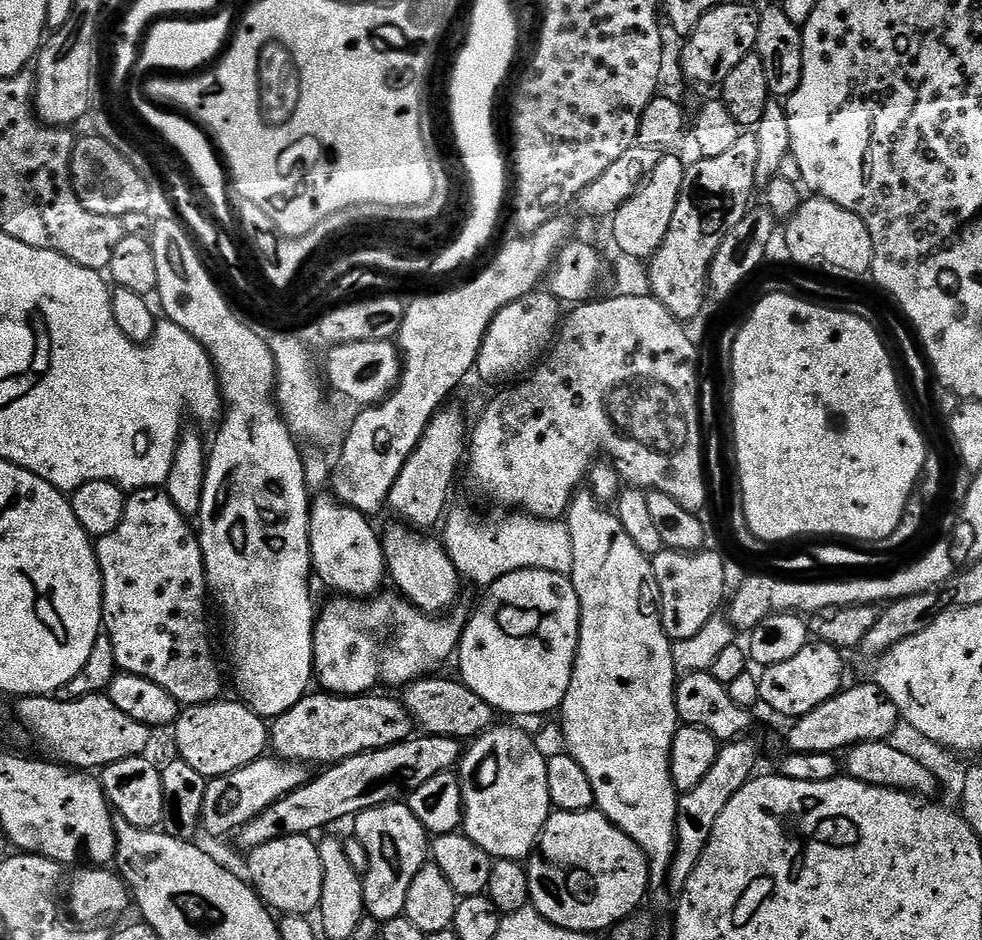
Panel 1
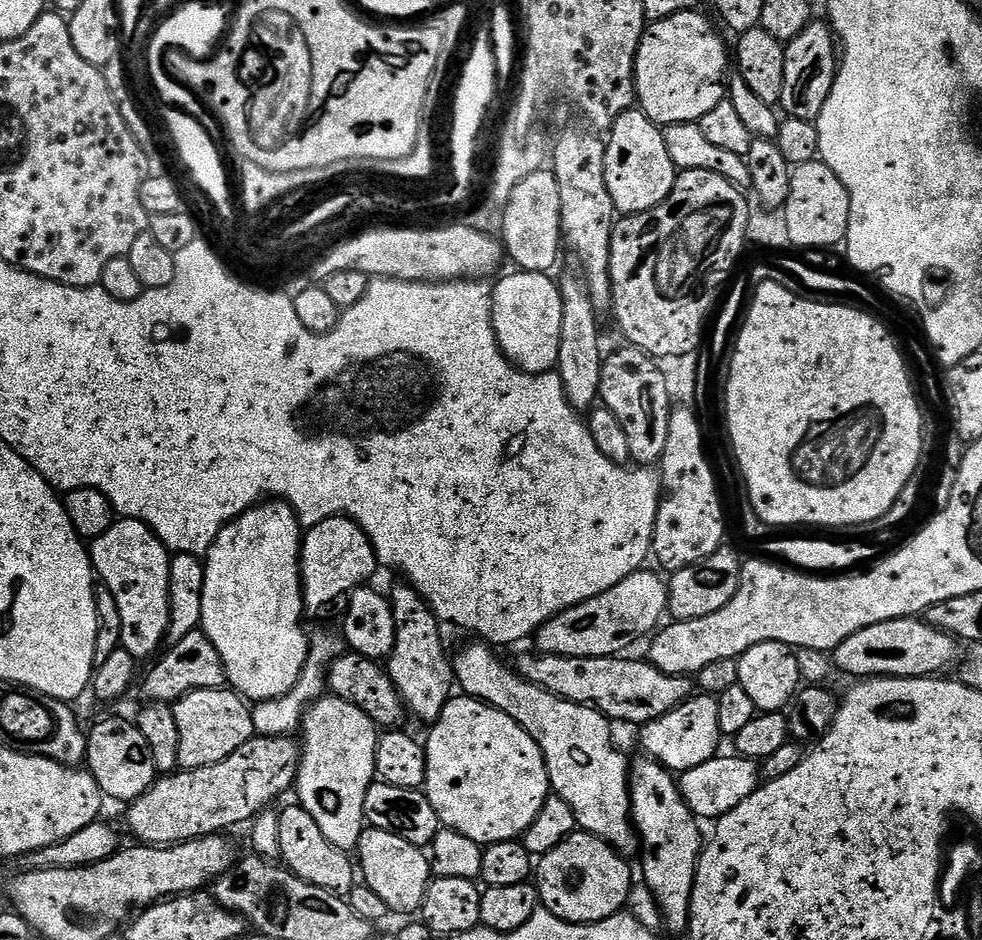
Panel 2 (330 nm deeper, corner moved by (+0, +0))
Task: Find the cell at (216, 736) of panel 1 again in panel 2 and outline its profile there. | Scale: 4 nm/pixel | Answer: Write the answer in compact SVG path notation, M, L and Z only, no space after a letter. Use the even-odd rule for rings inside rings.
M227 687L194 690L174 705L174 718L178 722L178 758L180 768L209 768L234 754L238 746L246 746L257 735L252 721L251 707L243 696Z

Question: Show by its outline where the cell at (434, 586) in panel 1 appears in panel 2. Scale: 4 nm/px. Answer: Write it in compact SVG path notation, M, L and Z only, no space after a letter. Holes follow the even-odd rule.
M472 642L454 656L454 671L456 673L456 684L459 691L466 696L473 696L475 700L480 700L484 704L489 704L492 708L502 710L534 742L538 742L538 750L542 750L542 758L546 762L548 771L548 783L551 791L574 810L574 818L579 831L589 832L602 842L606 842L611 848L615 848L621 856L632 858L632 855L641 851L642 845L640 837L636 834L636 825L632 822L632 793L630 791L630 760L627 760L622 753L616 749L616 744L612 741L612 728L607 716L600 713L597 708L587 708L581 704L570 702L566 698L556 696L552 692L547 692L545 688L534 686L529 680L525 680L513 667L503 664L495 656L493 649L484 642Z

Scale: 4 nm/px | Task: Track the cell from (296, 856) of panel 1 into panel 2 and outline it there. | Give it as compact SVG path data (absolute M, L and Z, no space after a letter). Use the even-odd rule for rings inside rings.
M292 802L289 808L279 809L278 833L281 843L281 856L283 867L289 868L302 882L310 886L318 886L322 890L334 893L335 896L348 897L350 890L358 883L358 872L354 867L354 860L347 852L343 852L334 842L326 839L326 834L318 830L318 822L310 818L306 809L299 803Z

